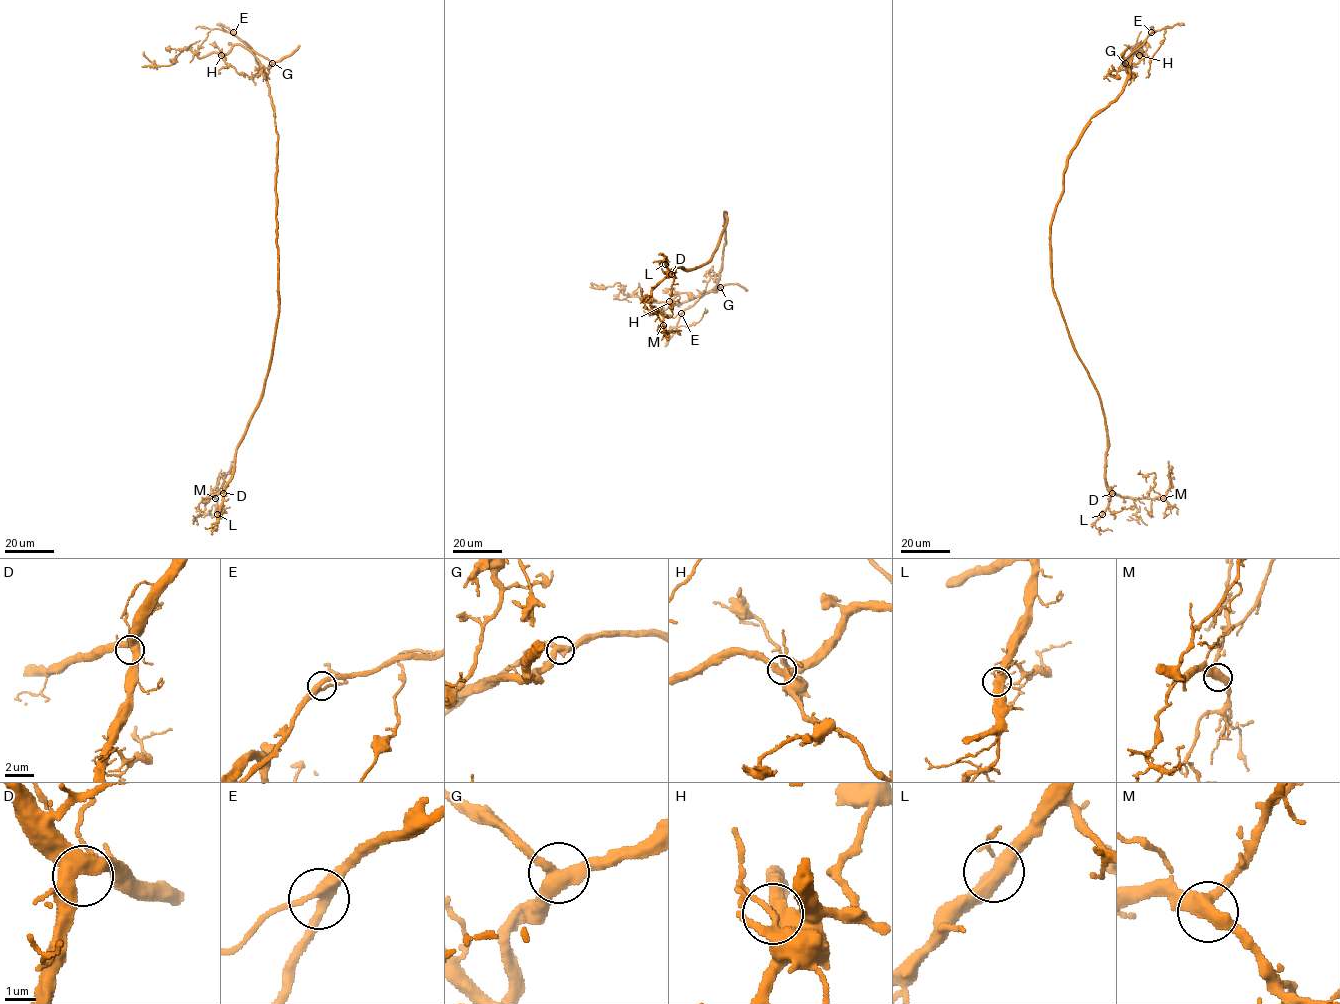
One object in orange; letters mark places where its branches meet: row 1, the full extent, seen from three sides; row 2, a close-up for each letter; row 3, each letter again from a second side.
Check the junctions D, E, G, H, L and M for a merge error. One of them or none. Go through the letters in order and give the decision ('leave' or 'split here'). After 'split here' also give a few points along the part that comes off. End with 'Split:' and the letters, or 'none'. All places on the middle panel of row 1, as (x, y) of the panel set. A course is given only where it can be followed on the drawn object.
D: leave
E: leave
G: split here | (720, 287), (683, 311), (675, 331), (669, 329), (693, 325), (707, 311), (705, 308)
H: leave
L: leave
M: leave
Split: G

